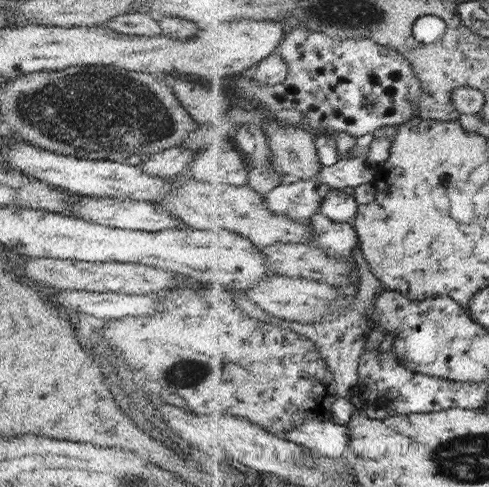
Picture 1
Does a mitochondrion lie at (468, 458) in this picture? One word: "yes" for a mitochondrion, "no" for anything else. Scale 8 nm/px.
yes

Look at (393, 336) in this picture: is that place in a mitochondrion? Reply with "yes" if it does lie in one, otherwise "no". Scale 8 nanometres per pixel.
no

